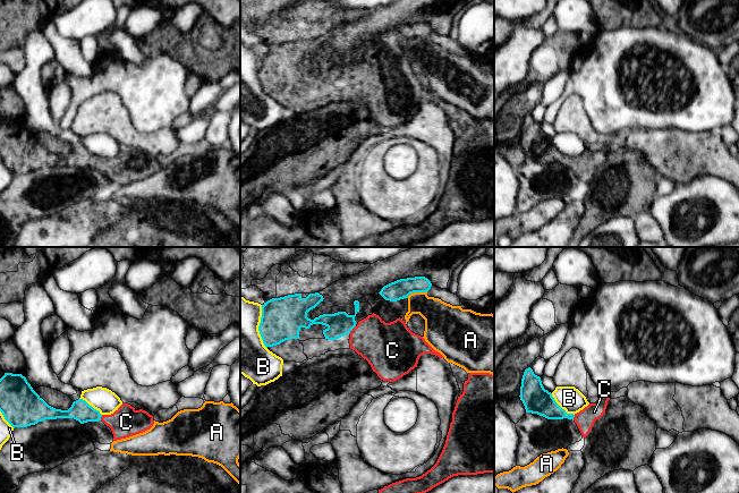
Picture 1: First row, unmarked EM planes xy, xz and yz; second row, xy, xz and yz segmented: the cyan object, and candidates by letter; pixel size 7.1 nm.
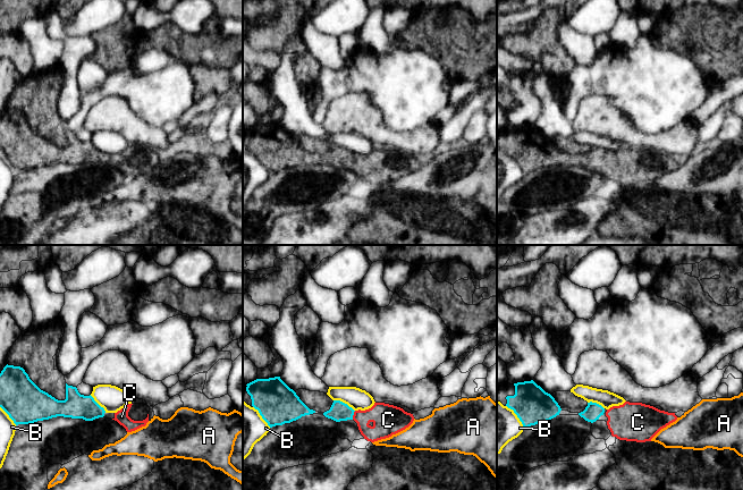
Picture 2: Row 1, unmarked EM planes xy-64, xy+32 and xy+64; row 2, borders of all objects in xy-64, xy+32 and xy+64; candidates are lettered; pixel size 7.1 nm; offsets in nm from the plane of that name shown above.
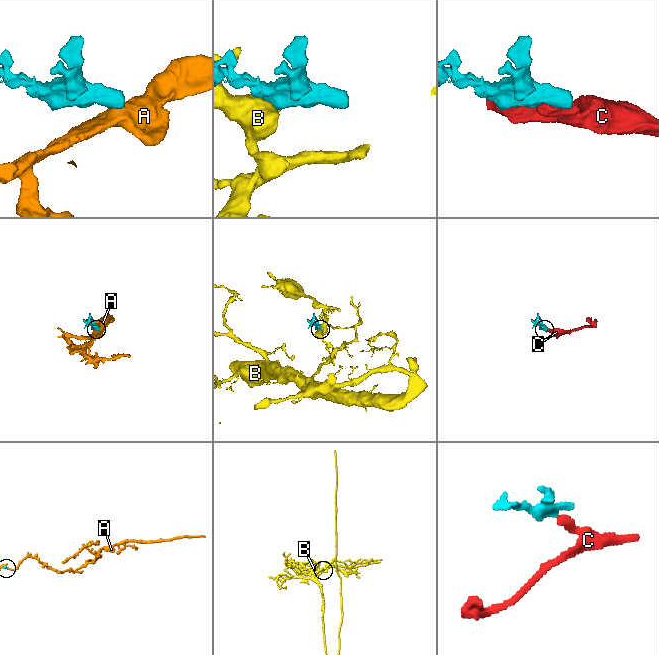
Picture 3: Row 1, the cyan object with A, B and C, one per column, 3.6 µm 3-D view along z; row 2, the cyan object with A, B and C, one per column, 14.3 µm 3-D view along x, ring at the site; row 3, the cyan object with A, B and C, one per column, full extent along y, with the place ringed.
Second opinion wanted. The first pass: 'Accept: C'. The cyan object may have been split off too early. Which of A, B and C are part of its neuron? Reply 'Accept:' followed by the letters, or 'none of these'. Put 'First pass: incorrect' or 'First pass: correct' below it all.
Accept: C
First pass: correct

